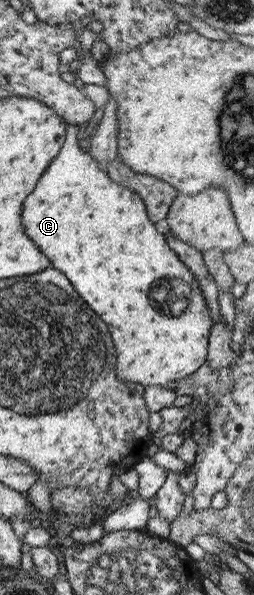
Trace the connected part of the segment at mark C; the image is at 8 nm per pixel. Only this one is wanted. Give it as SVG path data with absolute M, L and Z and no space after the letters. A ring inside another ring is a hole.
M67 123L63 145L23 203L21 225L25 235L49 259L50 266L69 279L79 297L107 325L117 353L117 379L139 383L143 388L153 385L170 387L177 380L193 374L206 361L212 322L205 301L200 297L191 271L166 244L155 224L149 221L140 197L130 189L117 185L87 151L81 150L75 139L76 132L77 126Z

